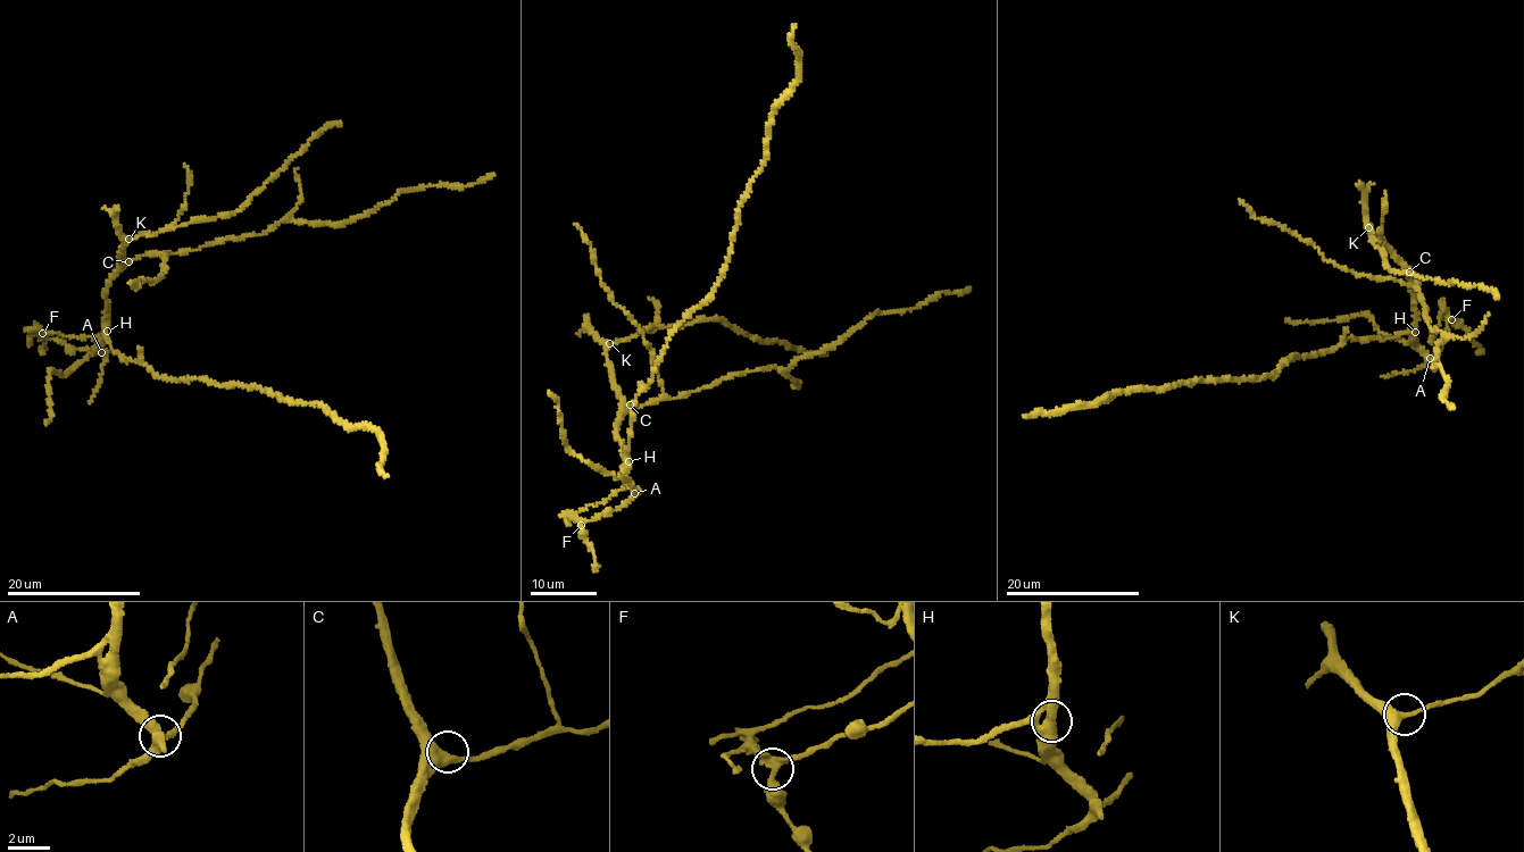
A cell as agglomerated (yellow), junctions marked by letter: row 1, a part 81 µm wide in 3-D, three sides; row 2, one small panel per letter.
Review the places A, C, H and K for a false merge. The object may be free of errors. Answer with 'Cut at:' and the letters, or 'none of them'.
Cut at: A

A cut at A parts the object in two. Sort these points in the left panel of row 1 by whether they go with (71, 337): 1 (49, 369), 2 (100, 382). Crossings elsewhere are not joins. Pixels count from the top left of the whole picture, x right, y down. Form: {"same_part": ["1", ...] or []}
{"same_part": ["2"]}

